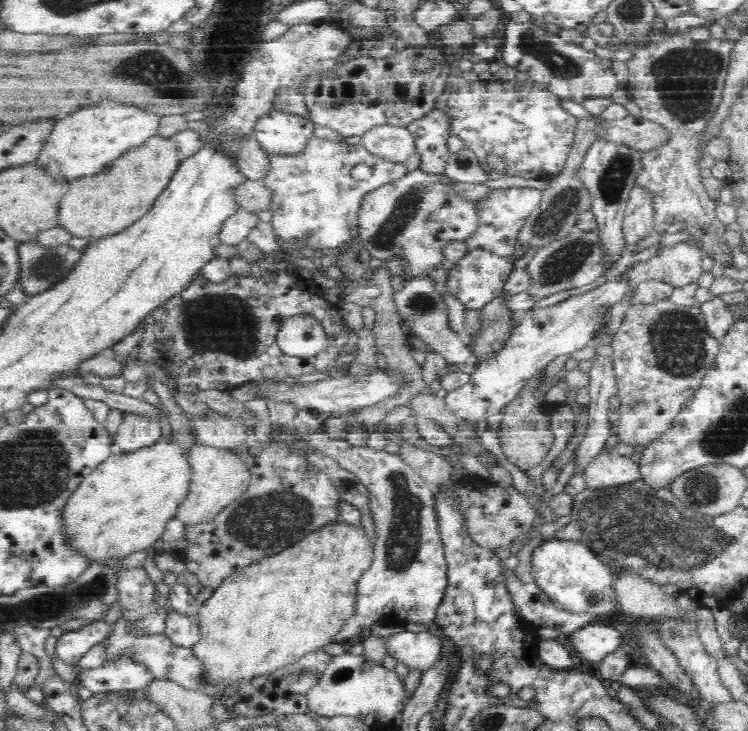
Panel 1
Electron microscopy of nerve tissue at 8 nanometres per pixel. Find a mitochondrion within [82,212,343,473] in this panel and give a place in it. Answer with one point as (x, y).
(220, 323)

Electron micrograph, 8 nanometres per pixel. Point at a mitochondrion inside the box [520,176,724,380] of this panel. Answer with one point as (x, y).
(677, 342)

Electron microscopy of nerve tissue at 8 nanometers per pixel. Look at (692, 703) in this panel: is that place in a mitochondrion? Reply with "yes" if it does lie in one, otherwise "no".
no

